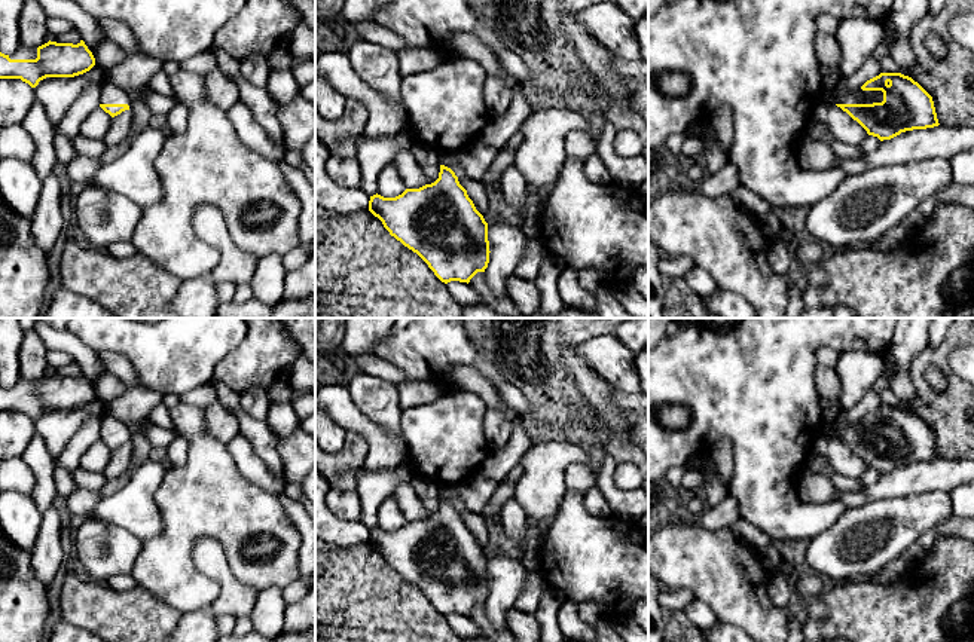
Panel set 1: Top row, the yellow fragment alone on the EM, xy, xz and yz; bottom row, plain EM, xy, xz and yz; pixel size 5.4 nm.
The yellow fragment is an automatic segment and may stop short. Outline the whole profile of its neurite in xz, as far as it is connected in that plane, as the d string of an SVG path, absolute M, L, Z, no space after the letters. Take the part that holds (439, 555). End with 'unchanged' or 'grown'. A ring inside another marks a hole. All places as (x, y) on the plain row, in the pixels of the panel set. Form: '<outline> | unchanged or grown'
M445 498L431 517L406 522L396 531L370 529L369 544L445 617L468 617L488 600L488 556Z | unchanged

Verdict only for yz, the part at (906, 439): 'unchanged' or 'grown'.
grown

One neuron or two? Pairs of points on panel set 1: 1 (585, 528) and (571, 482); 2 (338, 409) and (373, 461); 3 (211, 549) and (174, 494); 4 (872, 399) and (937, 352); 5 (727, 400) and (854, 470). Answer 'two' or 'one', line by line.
1: two
2: one
3: two
4: two
5: two

